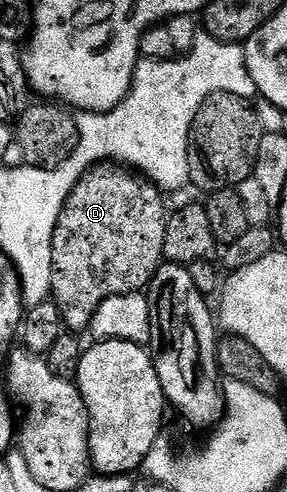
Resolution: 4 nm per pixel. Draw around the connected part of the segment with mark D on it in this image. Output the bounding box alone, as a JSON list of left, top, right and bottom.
[50,166,168,333]

